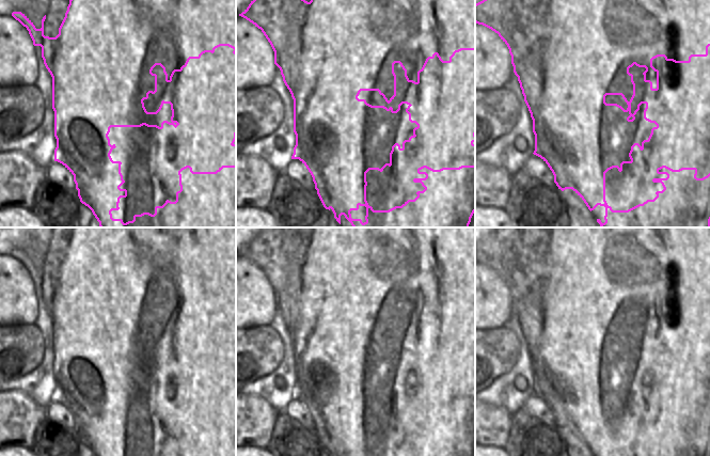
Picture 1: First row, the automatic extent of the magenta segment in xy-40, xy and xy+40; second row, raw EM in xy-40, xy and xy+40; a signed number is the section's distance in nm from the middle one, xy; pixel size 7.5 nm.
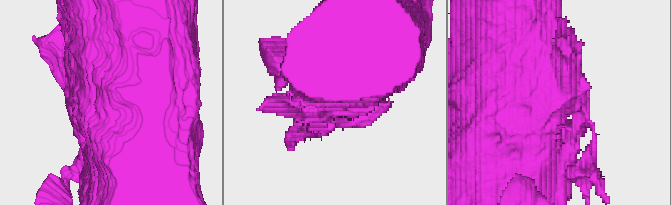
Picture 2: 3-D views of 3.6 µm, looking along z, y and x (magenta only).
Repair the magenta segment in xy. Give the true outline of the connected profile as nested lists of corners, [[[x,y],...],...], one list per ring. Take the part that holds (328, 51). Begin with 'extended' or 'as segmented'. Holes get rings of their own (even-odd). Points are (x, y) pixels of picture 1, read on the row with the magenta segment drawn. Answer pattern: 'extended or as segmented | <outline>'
as segmented | [[[253,0],[239,16],[252,22],[262,30],[274,51],[274,64],[280,68],[283,81],[294,99],[294,132],[296,145],[291,159],[299,159],[309,170],[315,184],[317,194],[326,209],[331,209],[334,218],[341,224],[341,216],[351,223],[353,227],[469,227],[471,218],[475,213],[475,166],[461,166],[459,168],[442,168],[433,170],[427,166],[417,169],[419,174],[425,174],[425,178],[414,178],[414,183],[421,183],[425,188],[417,191],[414,200],[408,200],[401,206],[395,206],[389,210],[374,210],[366,201],[366,173],[369,170],[380,172],[392,166],[392,154],[397,145],[399,151],[405,150],[405,143],[415,138],[415,130],[420,128],[416,121],[411,120],[408,111],[412,106],[408,101],[401,101],[396,111],[392,107],[372,106],[365,99],[359,99],[361,91],[378,91],[385,101],[390,104],[396,96],[396,75],[394,64],[399,63],[405,70],[408,82],[420,83],[420,73],[424,70],[429,59],[436,56],[442,63],[451,63],[456,52],[461,50],[475,50],[475,0]],[[360,206],[366,207],[365,222],[361,219],[352,219],[351,210],[358,210]]]

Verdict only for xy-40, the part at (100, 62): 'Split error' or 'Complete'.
Complete.

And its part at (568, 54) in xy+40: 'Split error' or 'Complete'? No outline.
Complete.

